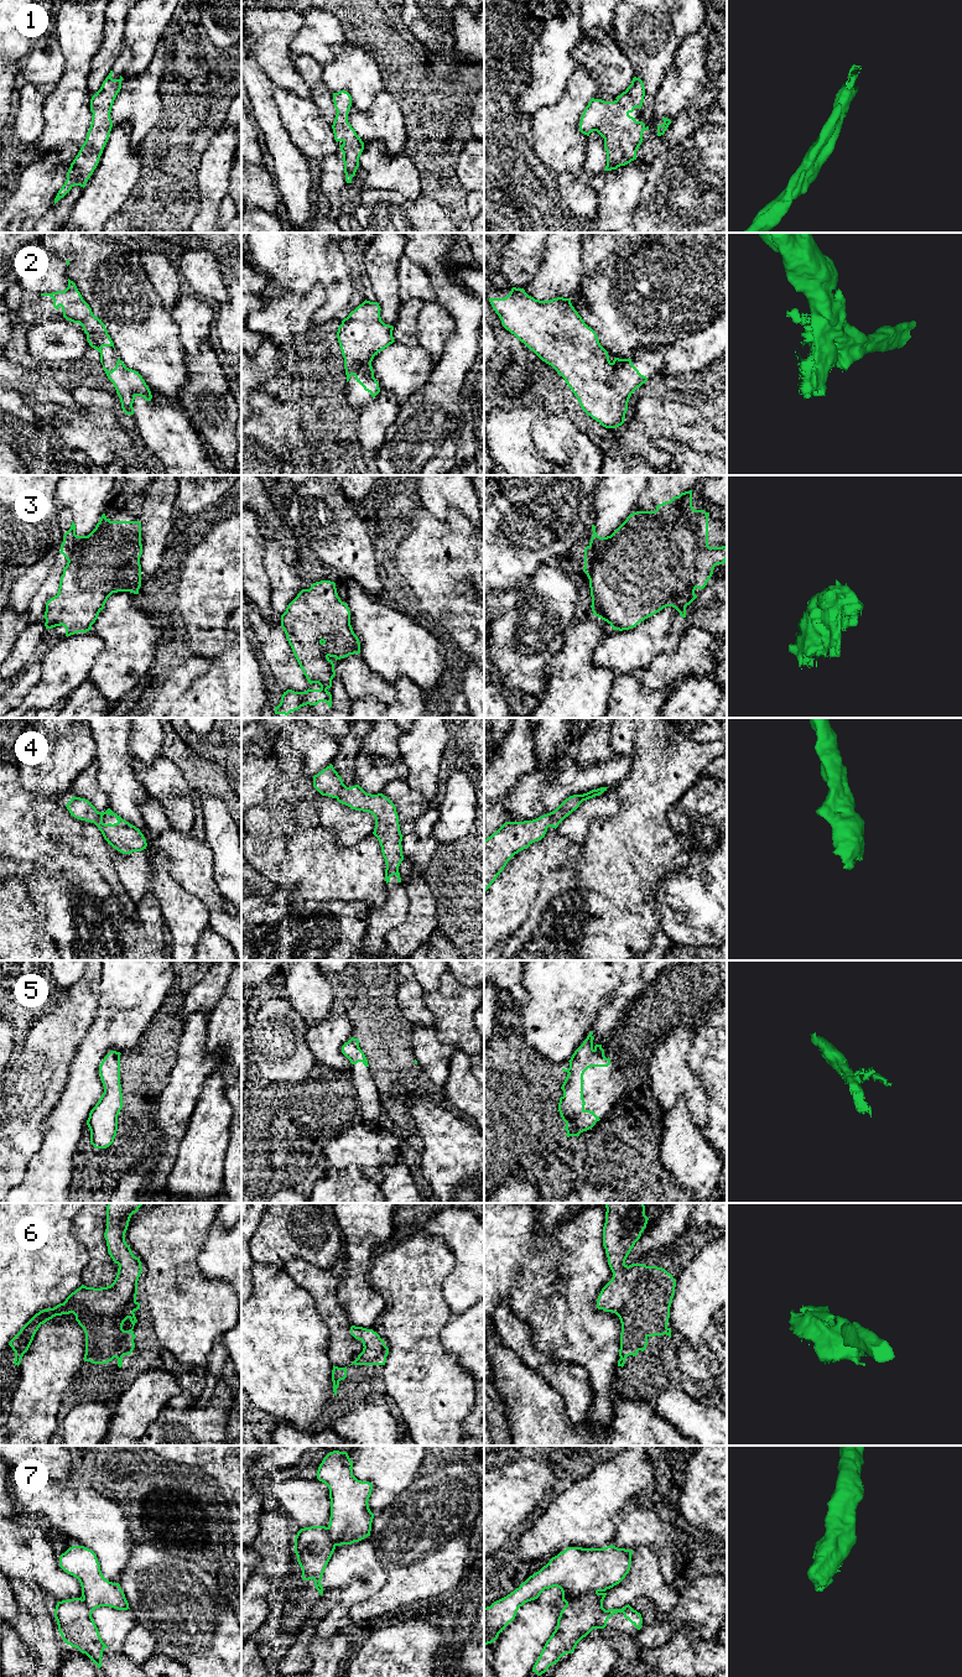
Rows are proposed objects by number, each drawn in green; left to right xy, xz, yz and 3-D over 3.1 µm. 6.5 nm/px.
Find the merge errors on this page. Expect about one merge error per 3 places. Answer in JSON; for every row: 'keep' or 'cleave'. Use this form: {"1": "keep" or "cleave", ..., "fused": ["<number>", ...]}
{"1": "keep", "2": "keep", "3": "keep", "4": "keep", "5": "keep", "6": "keep", "7": "keep", "fused": []}

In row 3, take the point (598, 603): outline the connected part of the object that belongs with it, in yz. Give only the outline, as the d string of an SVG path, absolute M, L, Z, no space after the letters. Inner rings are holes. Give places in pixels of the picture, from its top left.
M692 490L674 496L656 506L655 511L636 511L607 537L600 537L592 525L593 536L584 548L583 572L589 579L593 615L607 621L613 630L629 630L635 627L651 615L666 606L675 608L682 618L686 618L686 606L697 595L695 590L703 589L713 574L717 564L727 561L727 547L708 546L708 516L704 510L695 510L692 506Z

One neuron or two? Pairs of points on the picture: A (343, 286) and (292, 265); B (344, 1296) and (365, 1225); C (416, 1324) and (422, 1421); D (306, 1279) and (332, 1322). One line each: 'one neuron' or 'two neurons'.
A: one neuron
B: one neuron
C: one neuron
D: one neuron

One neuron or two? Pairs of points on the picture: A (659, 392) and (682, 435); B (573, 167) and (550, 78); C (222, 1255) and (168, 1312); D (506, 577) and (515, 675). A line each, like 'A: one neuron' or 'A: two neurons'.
A: one neuron
B: two neurons
C: two neurons
D: two neurons

